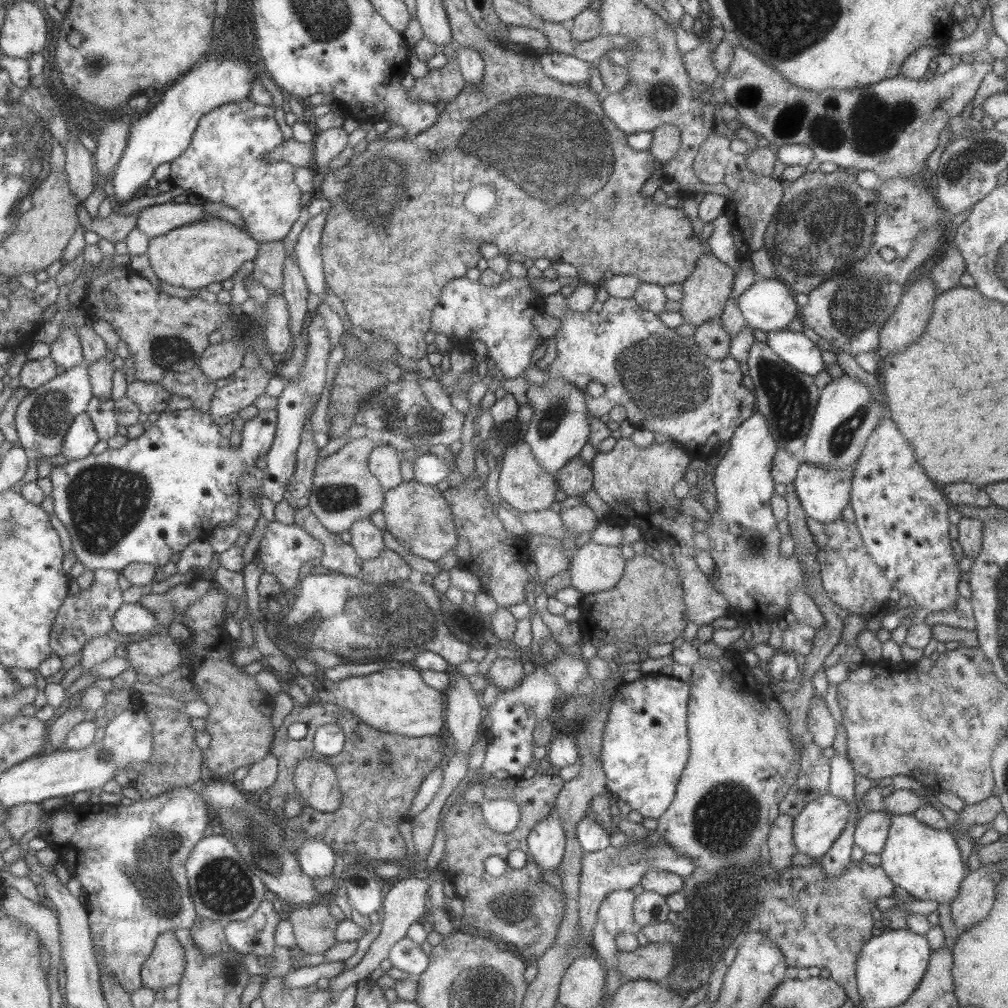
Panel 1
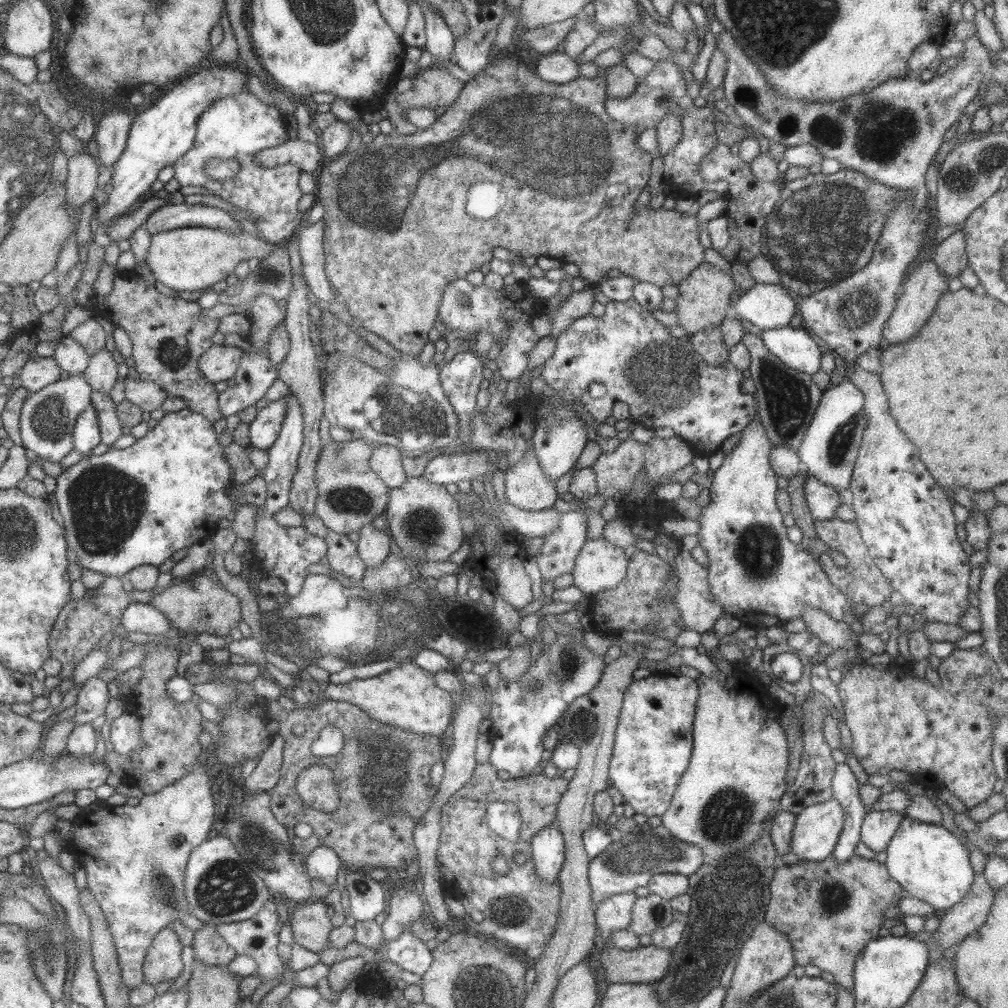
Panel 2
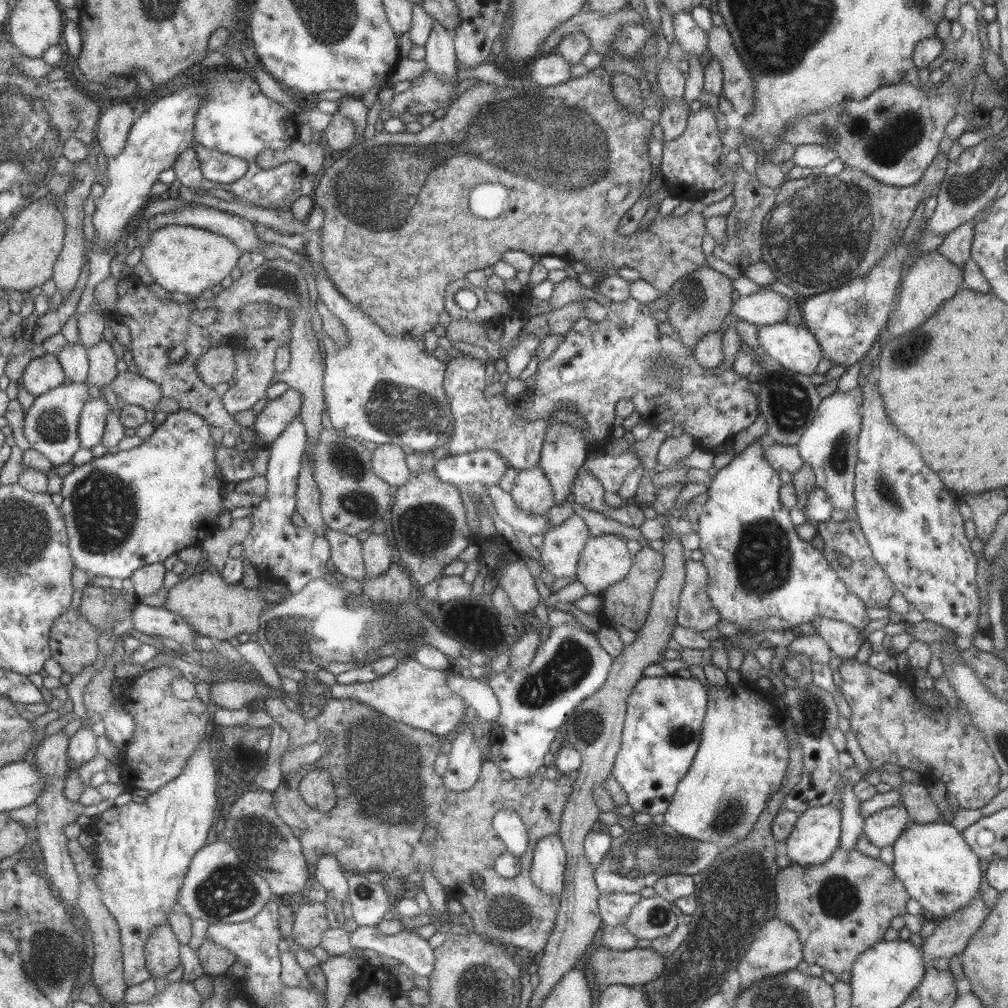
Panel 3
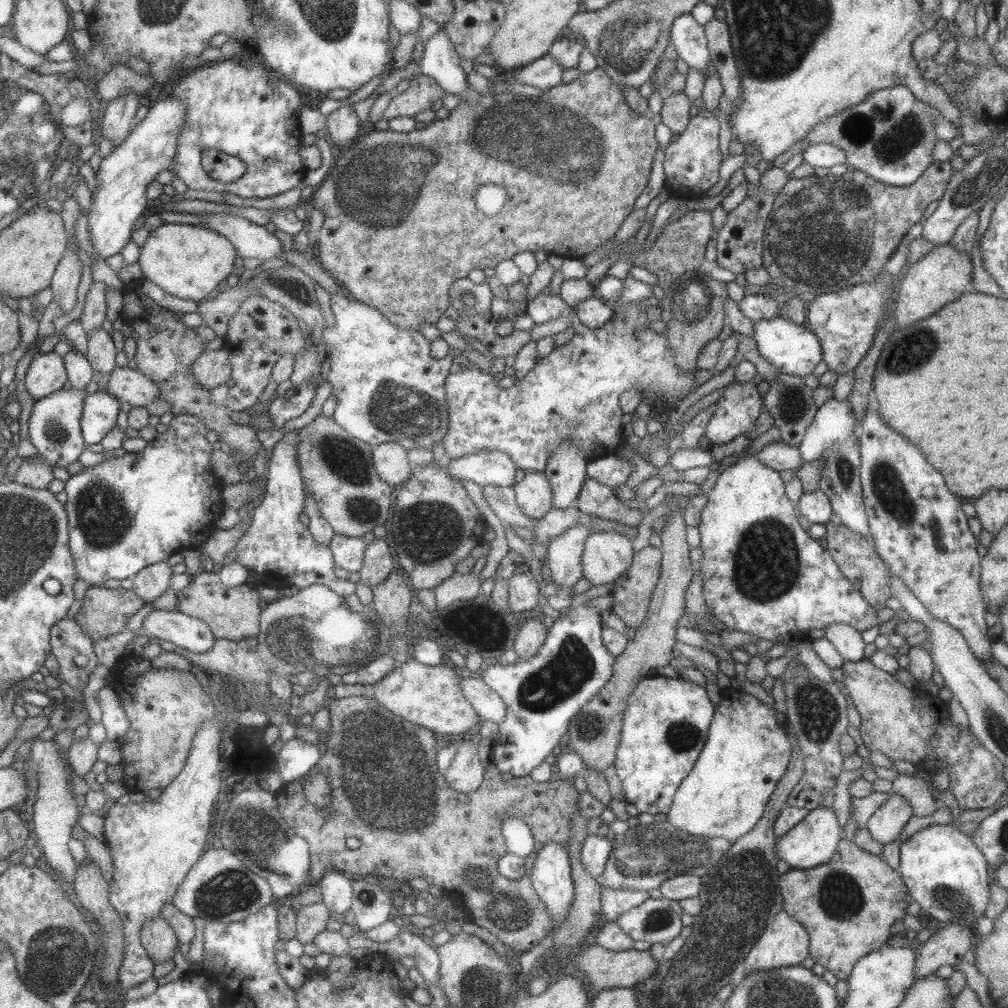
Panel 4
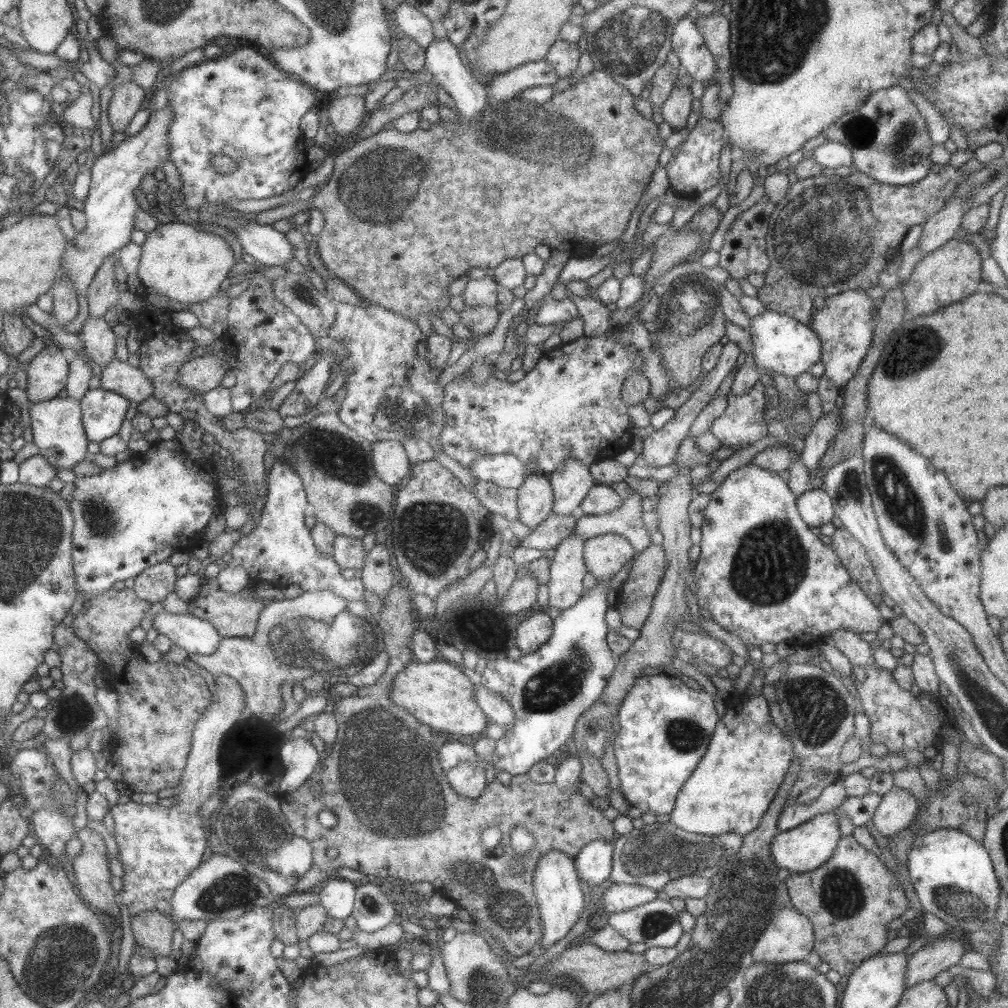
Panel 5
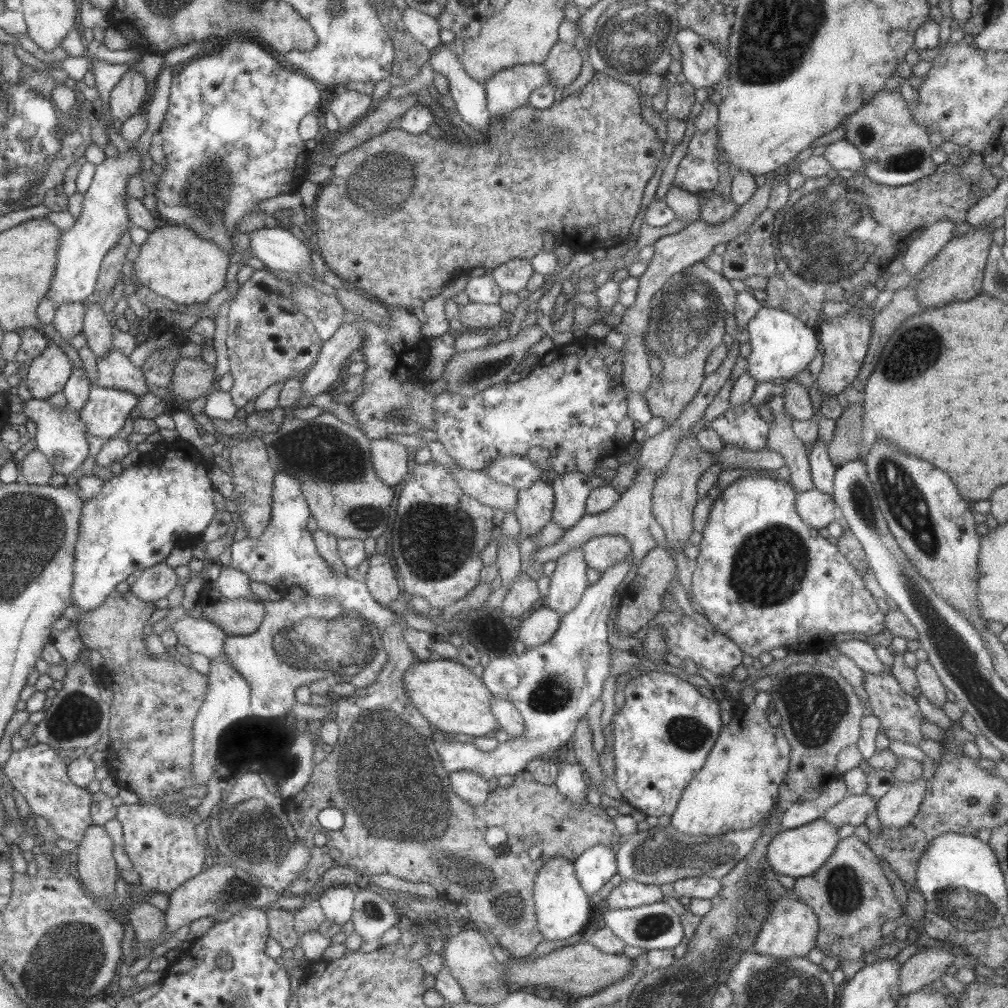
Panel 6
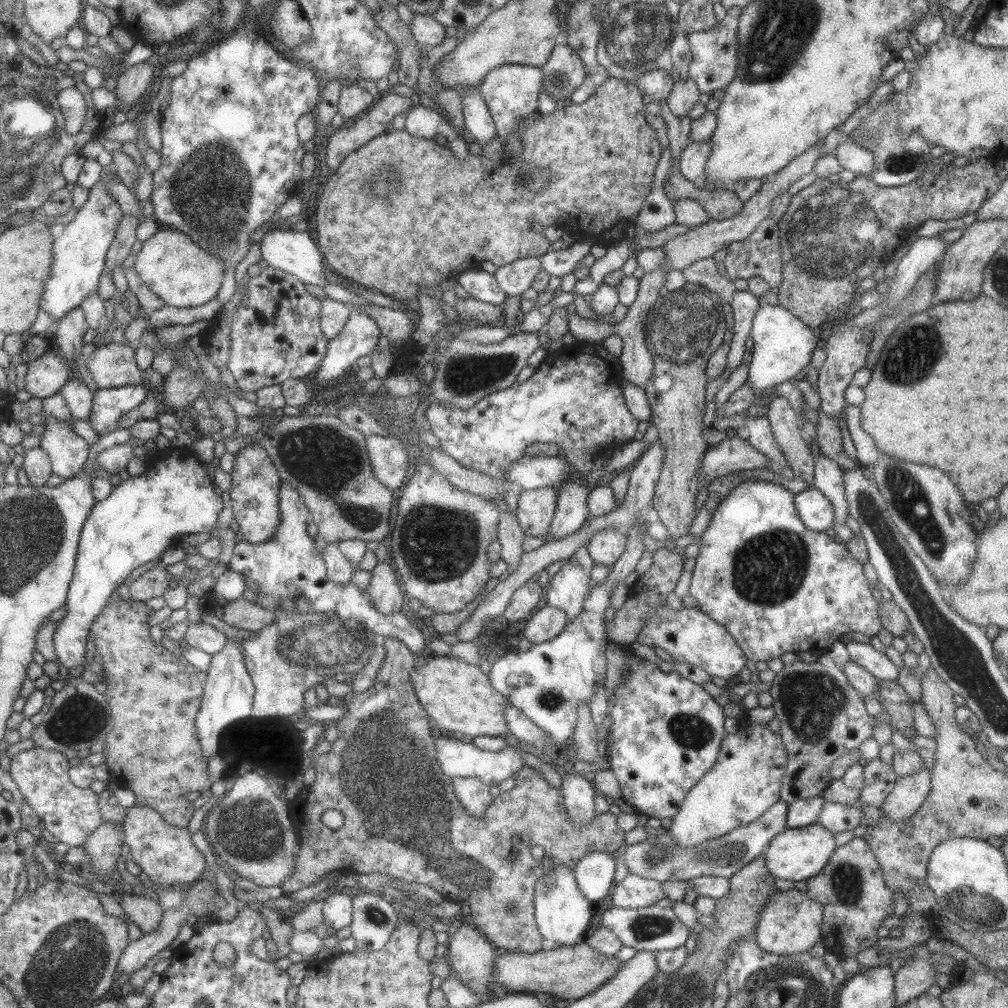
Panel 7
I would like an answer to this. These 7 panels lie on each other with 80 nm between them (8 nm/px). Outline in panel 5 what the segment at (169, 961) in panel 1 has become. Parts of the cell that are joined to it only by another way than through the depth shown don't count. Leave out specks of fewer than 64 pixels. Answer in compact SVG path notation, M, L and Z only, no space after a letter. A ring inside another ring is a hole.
M146 910L132 917L130 928L134 942L146 950L151 950L151 956L171 957L171 934L174 923L169 917L156 910Z

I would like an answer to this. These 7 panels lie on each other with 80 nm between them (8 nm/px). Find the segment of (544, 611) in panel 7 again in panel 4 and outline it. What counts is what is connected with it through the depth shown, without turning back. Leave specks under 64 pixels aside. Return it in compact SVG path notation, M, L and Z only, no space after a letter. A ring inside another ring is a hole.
M526 619L523 623L518 629L512 648L519 661L531 659L545 642L548 634L543 622L537 619Z

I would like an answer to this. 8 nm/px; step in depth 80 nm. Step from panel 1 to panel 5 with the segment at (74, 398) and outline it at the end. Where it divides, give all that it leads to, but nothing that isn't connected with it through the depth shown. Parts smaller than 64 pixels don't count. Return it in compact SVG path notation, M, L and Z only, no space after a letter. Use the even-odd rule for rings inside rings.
M55 395L49 400L30 403L29 418L32 430L32 442L34 450L43 458L46 458L51 466L57 470L71 470L89 454L85 448L89 441L85 436L81 422L81 406L78 400L69 395L59 397Z

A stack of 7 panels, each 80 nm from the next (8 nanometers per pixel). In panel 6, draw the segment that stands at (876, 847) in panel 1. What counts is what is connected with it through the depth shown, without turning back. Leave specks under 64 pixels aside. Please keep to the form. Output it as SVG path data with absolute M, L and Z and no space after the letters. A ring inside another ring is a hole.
M920 778L915 782L900 782L894 784L876 800L876 818L880 822L882 828L903 828L907 823L912 821L915 813L918 811L918 806L923 800L925 791L929 786L929 781Z

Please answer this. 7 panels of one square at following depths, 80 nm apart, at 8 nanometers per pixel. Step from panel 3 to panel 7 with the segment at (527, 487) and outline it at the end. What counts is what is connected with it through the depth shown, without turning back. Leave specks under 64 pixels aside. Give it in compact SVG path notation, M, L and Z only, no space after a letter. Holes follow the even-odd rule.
M553 487L521 490L516 503L516 519L525 537L545 537L550 530L557 492Z

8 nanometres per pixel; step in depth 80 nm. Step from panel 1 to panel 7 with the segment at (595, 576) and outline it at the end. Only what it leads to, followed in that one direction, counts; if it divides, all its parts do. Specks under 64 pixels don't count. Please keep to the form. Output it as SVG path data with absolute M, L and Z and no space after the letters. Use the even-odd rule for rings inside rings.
M607 529L595 533L584 547L595 565L610 566L623 554L626 544L626 534L617 529Z

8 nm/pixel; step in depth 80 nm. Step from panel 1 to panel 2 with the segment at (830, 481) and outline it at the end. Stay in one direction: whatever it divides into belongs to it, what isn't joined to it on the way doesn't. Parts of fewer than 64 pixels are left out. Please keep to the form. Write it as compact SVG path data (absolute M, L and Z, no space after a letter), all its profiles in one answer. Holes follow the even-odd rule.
M807 475L803 481L803 492L813 520L831 520L840 504L840 492L832 486Z

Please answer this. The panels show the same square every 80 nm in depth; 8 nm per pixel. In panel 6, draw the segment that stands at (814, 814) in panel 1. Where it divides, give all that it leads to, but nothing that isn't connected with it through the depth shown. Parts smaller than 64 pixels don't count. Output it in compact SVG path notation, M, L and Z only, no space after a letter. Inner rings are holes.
M823 818L791 829L781 829L767 845L766 857L775 874L803 878L813 874L831 856L838 841L837 827Z

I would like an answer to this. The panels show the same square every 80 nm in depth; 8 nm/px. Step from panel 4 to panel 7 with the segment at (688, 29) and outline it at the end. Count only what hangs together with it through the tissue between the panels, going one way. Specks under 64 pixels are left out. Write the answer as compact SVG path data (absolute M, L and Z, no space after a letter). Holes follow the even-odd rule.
M718 23L716 28L707 32L687 32L685 38L691 53L691 60L687 66L687 76L691 79L700 93L711 94L714 90L723 89L735 76L736 67L736 34L727 31Z

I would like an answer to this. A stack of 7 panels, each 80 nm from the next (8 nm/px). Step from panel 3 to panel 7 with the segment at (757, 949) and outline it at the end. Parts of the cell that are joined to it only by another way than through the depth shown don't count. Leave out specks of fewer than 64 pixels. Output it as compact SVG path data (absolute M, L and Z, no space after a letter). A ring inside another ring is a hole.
M797 887L777 890L768 899L758 914L755 928L755 941L763 952L769 954L791 955L808 952L820 940L820 922L822 908L820 904L809 900Z

